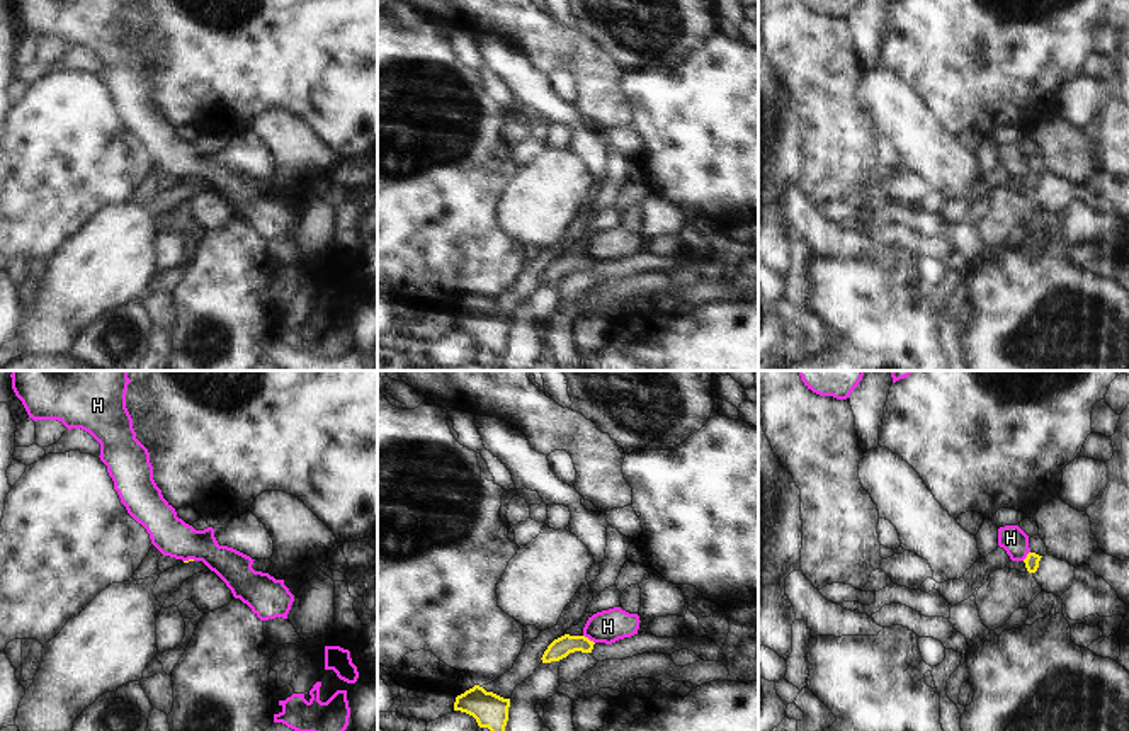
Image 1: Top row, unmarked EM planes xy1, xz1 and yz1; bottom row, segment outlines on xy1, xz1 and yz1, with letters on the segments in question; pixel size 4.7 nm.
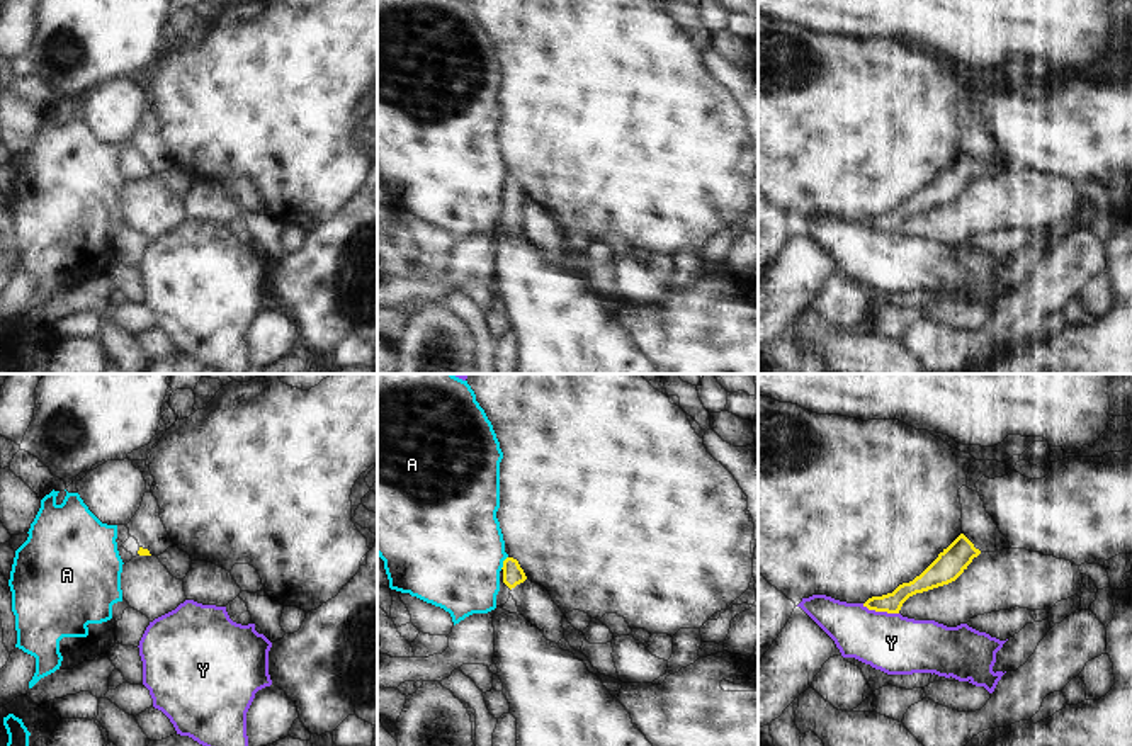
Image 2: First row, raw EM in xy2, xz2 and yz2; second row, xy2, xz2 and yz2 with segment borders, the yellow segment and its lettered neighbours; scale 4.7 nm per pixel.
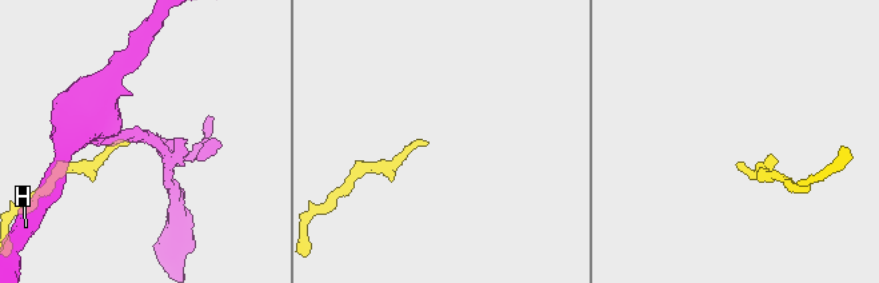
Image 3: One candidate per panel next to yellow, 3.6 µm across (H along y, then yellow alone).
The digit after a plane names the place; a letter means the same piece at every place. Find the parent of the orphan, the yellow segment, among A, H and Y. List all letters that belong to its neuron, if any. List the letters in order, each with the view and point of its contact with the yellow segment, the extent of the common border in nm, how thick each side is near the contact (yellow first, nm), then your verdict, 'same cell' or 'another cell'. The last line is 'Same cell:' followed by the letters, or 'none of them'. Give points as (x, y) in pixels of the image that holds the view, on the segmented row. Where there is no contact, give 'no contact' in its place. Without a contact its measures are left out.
A: meets yellow in xz2 at (503, 563); contact 70 nm long; 100 nm thick on the yellow side, 480 nm on the other; another cell
H: meets yellow in xz1 at (587, 638); contact 70 nm long; 100 nm thick on the yellow side, 160 nm on the other; another cell
Y: meets yellow in yz2 at (881, 610); contact 180 nm long; 90 nm thick on the yellow side, 280 nm on the other; another cell
Same cell: none of them

